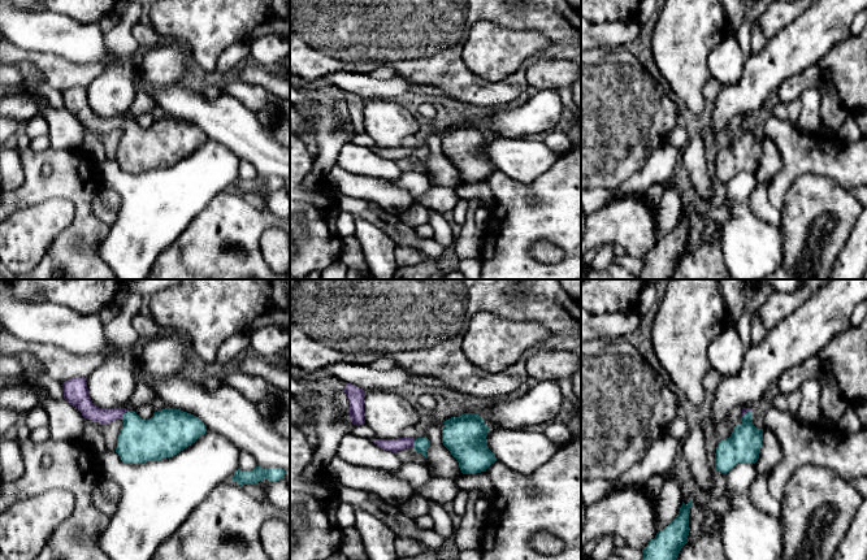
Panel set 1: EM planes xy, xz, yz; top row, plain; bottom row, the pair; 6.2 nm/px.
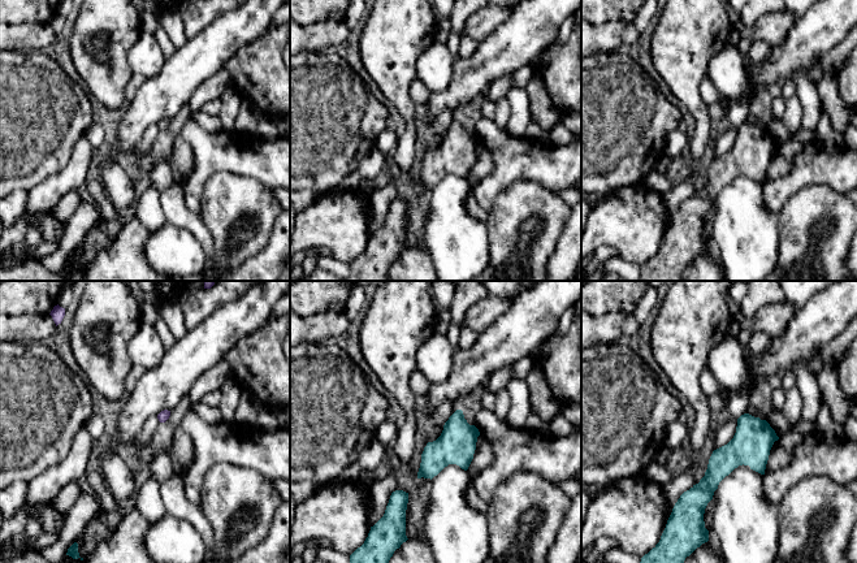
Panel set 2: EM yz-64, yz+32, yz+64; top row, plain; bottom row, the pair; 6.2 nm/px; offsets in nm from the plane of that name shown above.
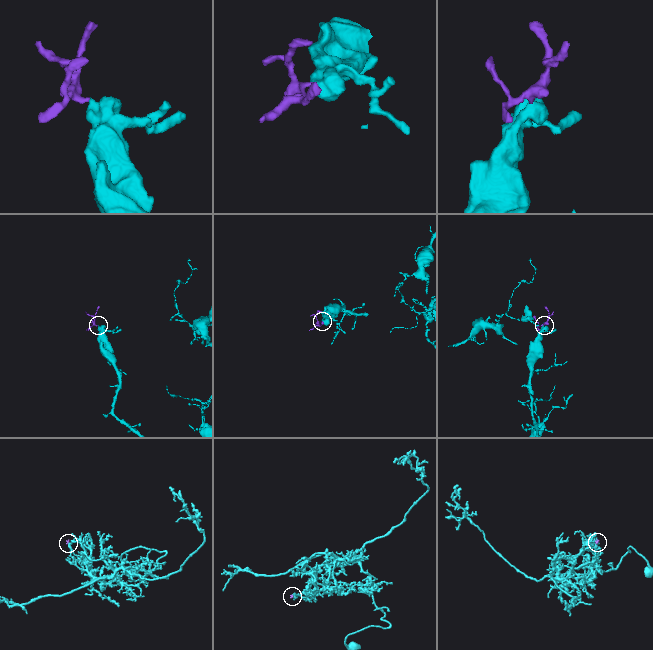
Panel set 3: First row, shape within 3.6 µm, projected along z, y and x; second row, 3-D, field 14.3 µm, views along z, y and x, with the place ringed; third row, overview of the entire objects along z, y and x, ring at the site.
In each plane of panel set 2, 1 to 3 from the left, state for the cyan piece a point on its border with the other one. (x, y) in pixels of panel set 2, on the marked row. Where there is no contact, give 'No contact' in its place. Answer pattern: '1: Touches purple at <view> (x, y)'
1: No contact
2: No contact
3: No contact

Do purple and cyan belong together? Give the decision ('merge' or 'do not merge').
merge

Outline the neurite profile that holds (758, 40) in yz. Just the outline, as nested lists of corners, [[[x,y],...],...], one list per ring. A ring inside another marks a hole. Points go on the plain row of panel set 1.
[[[758,19],[751,25],[751,55],[759,53],[767,43],[767,38],[759,27]]]

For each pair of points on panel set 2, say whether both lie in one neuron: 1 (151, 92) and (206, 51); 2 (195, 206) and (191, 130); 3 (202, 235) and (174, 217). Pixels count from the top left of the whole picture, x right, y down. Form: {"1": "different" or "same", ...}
{"1": "same", "2": "same", "3": "same"}

